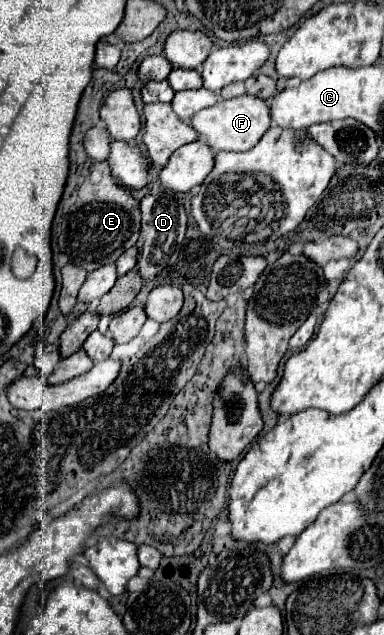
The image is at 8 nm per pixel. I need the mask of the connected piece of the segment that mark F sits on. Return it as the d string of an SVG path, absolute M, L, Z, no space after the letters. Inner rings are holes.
M244 94L238 98L230 98L230 100L218 100L214 106L208 106L196 112L190 124L214 152L220 152L220 150L244 152L258 144L258 140L270 128L272 120L268 114L268 104L264 100Z

